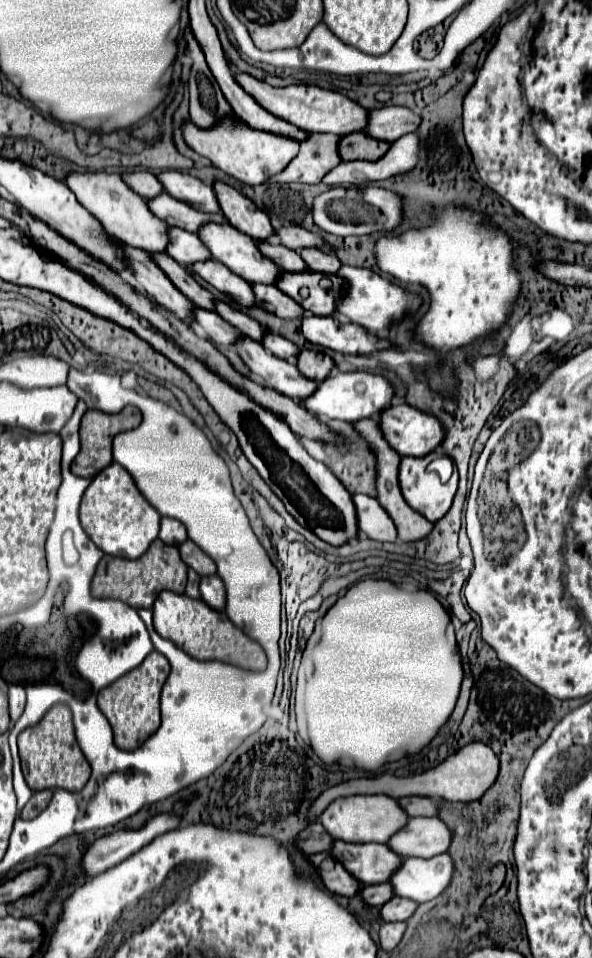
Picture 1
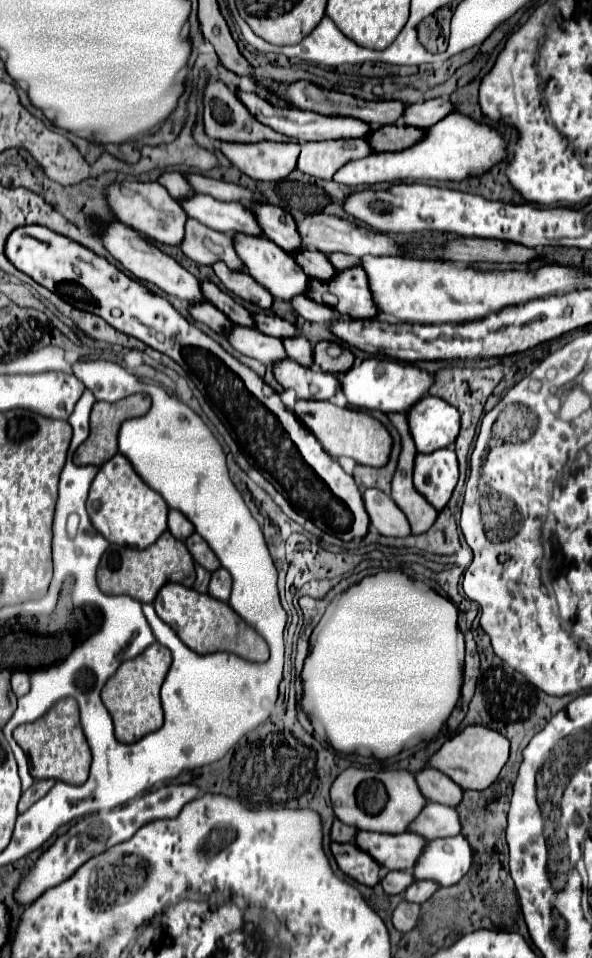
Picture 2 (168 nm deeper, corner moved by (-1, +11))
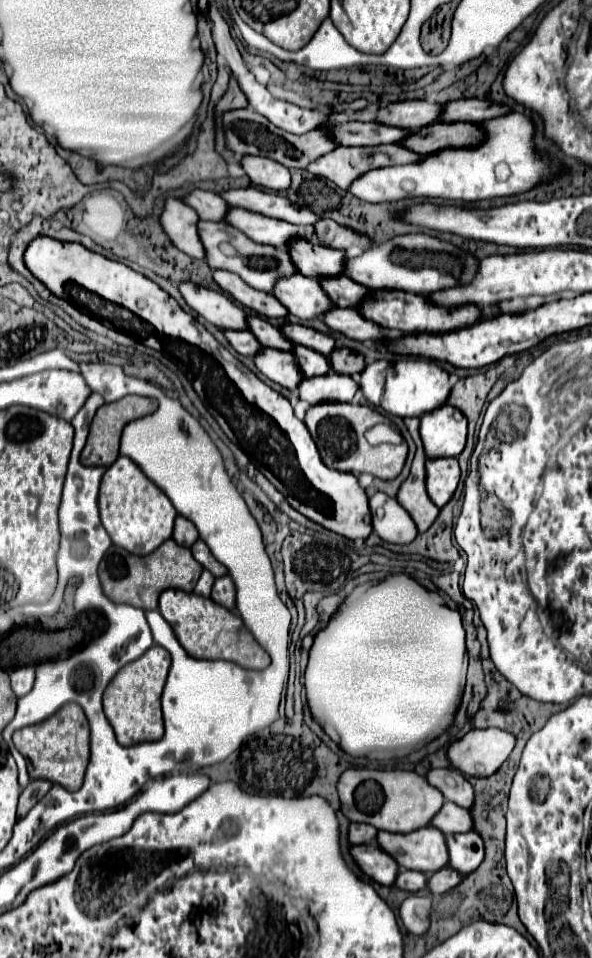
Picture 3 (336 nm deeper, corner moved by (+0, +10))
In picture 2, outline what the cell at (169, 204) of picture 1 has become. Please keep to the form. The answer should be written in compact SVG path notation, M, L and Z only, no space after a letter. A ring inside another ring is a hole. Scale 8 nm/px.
M194 195L180 203L184 205L188 217L202 221L216 231L262 237L262 227L258 225L256 215L248 205L216 201L210 195Z

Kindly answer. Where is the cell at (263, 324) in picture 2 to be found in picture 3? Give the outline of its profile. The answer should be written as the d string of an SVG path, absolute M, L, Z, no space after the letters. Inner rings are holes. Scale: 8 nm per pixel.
M283 324L283 326L279 326L279 330L293 344L307 346L311 350L317 350L317 352L325 354L325 356L329 356L335 350L335 340L327 334L321 334L321 332L313 330L313 328L299 326L299 324Z

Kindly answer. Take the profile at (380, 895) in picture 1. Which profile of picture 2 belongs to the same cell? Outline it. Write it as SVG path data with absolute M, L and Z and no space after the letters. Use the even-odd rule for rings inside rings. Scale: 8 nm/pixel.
M388 871L382 877L380 885L384 887L384 891L388 895L398 895L398 893L404 893L408 889L408 885L412 885L412 881L414 881L412 871Z

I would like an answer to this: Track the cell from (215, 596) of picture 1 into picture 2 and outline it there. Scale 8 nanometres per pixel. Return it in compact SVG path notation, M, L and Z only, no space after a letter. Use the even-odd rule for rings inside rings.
M218 569L212 573L210 591L208 591L212 597L216 597L220 601L228 601L230 587L232 587L232 579L230 579L230 573L226 569Z

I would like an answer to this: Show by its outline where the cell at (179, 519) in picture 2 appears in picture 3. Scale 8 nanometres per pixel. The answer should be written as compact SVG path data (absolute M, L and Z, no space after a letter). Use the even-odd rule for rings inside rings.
M177 516L175 518L175 528L173 528L173 540L179 542L179 546L187 546L191 548L191 544L199 538L197 528L185 518L185 516Z

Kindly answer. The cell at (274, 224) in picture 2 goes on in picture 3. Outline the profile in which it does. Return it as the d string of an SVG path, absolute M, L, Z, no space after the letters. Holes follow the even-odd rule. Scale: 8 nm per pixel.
M291 238L287 246L291 250L291 260L305 276L337 276L343 272L343 250L311 244L305 238Z

